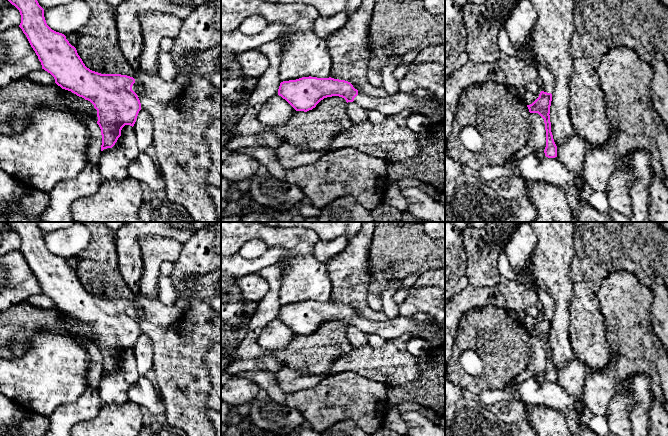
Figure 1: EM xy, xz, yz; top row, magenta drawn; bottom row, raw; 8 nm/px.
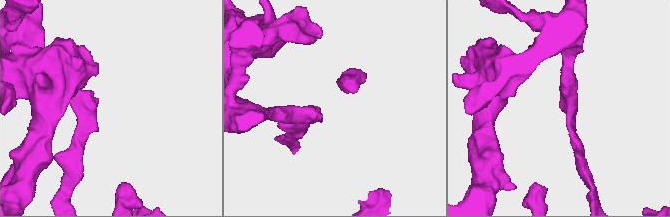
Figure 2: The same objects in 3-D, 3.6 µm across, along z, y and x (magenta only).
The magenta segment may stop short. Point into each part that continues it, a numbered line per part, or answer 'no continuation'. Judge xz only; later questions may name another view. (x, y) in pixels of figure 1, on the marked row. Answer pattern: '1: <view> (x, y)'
1: xz (389, 105)

